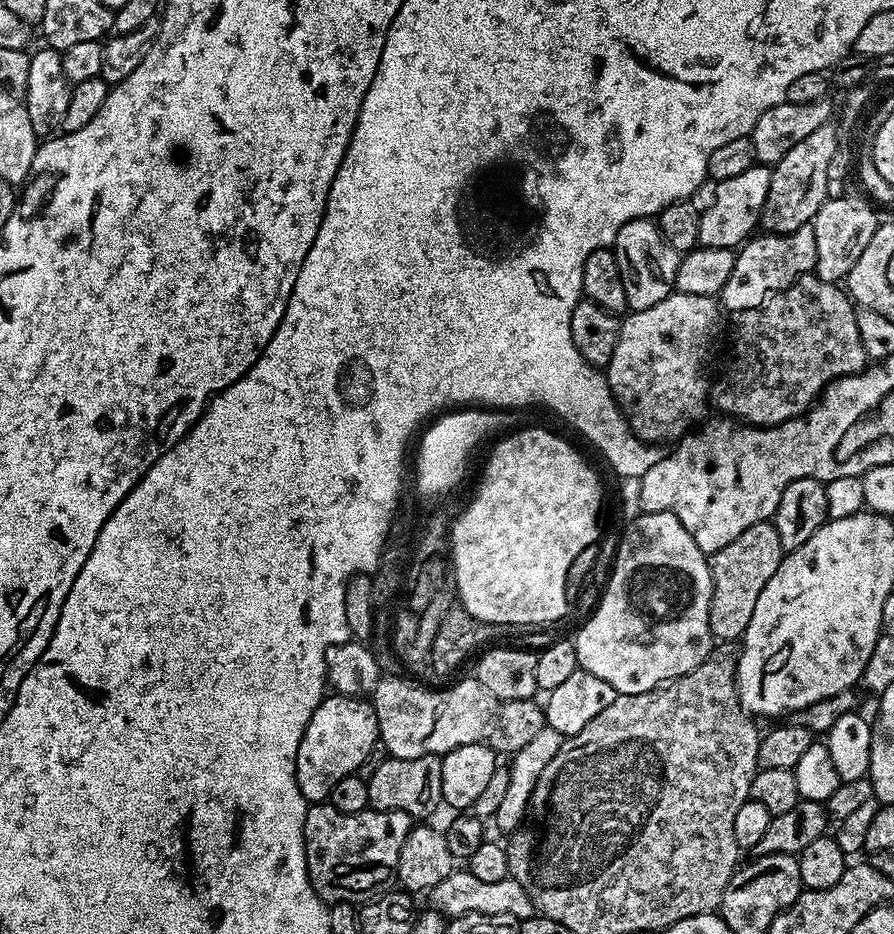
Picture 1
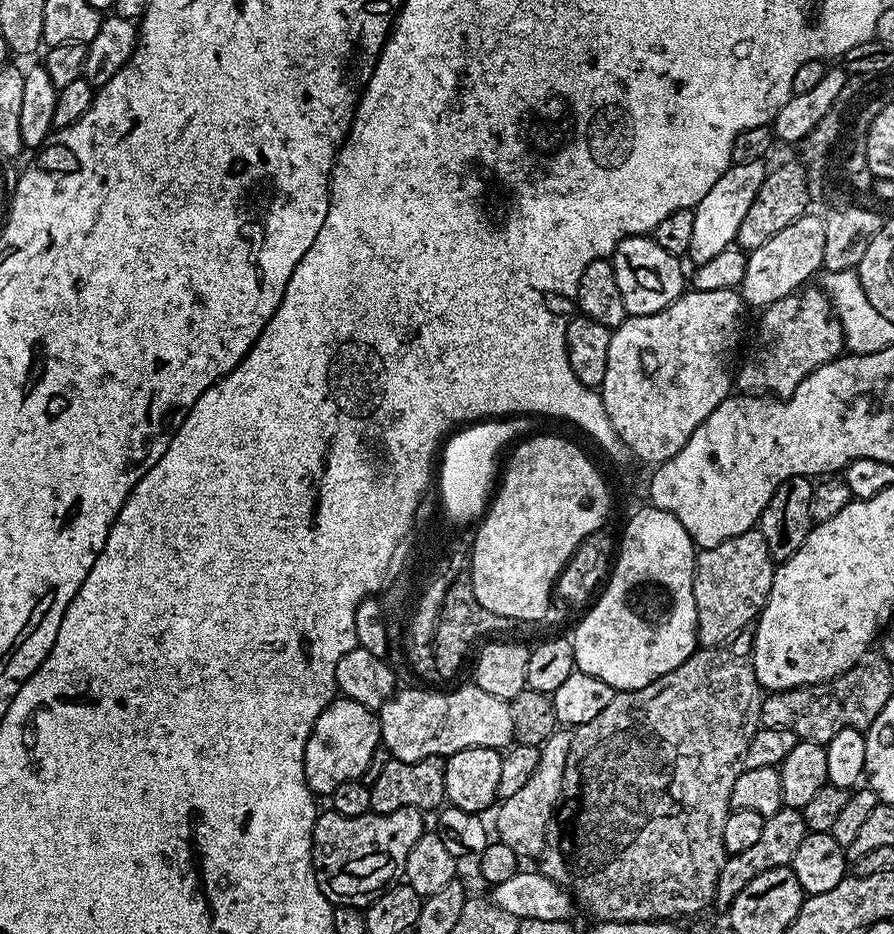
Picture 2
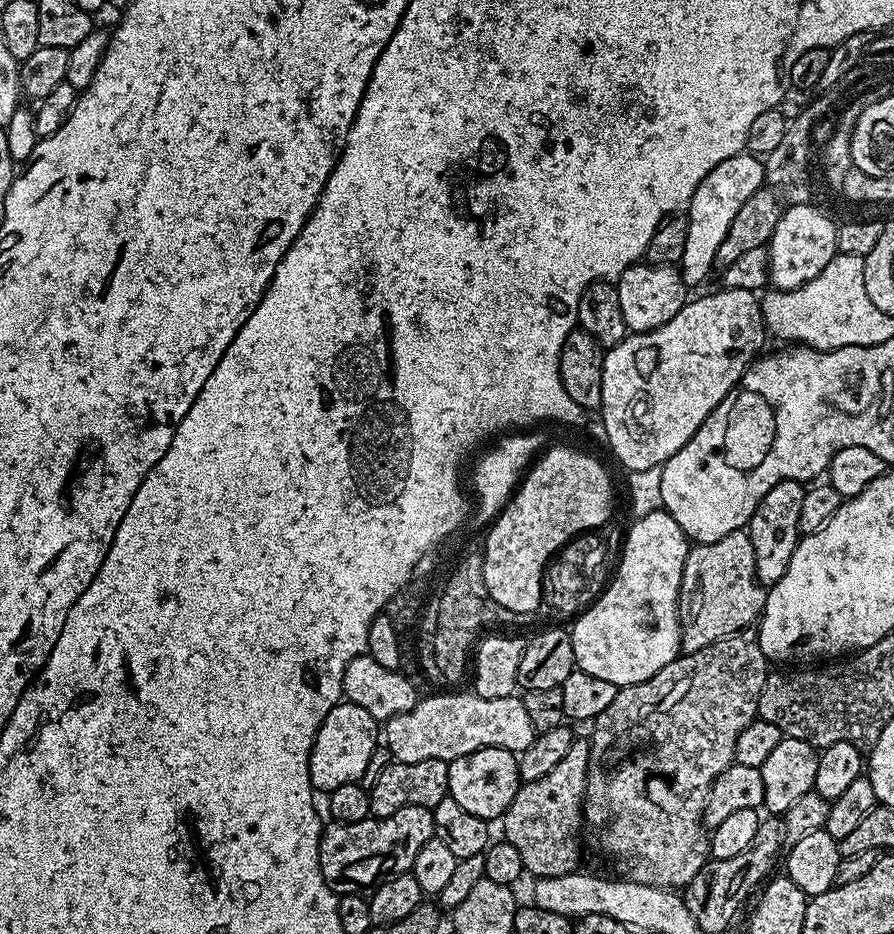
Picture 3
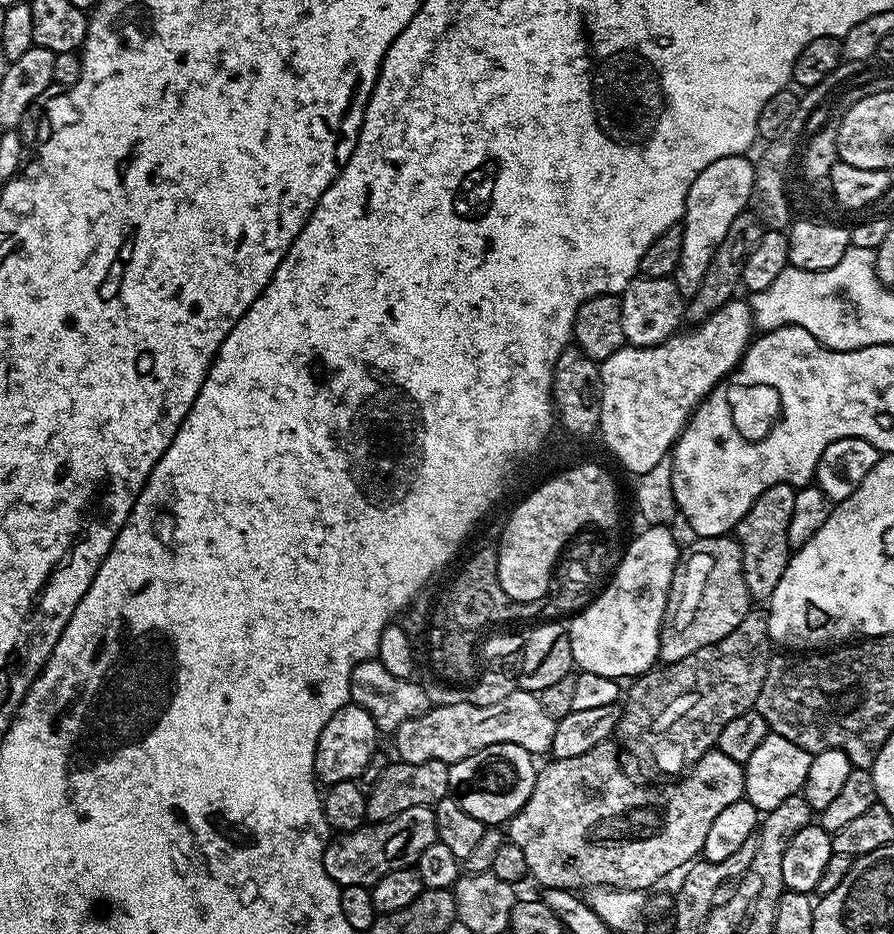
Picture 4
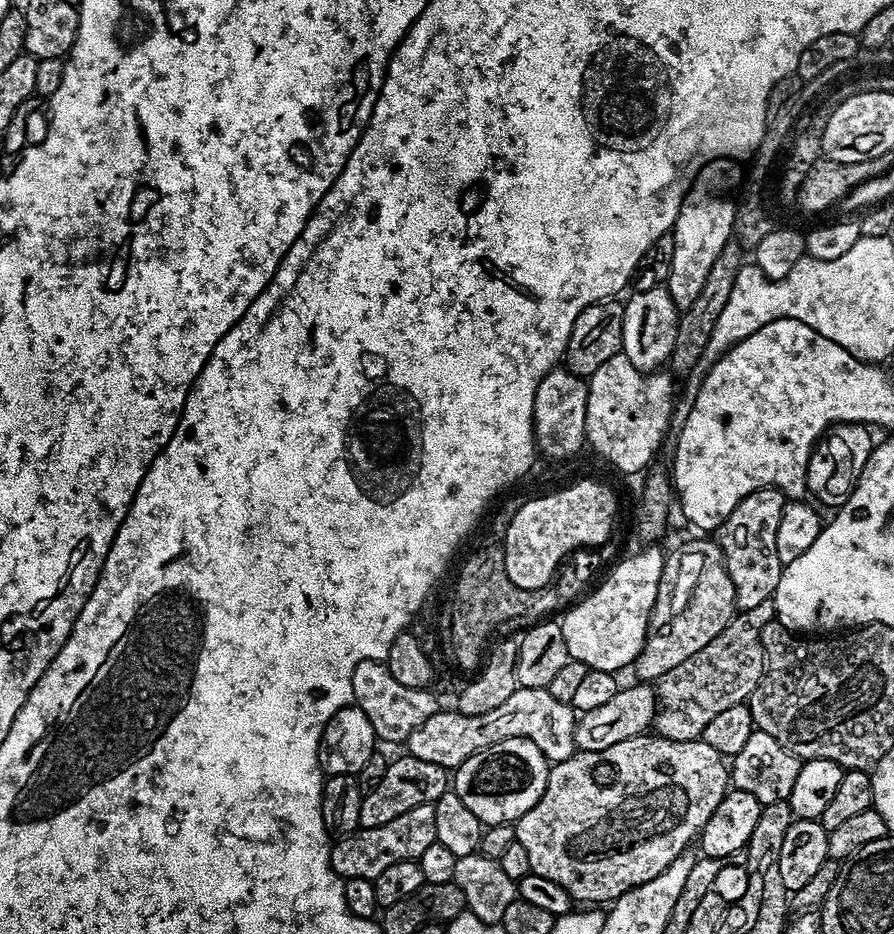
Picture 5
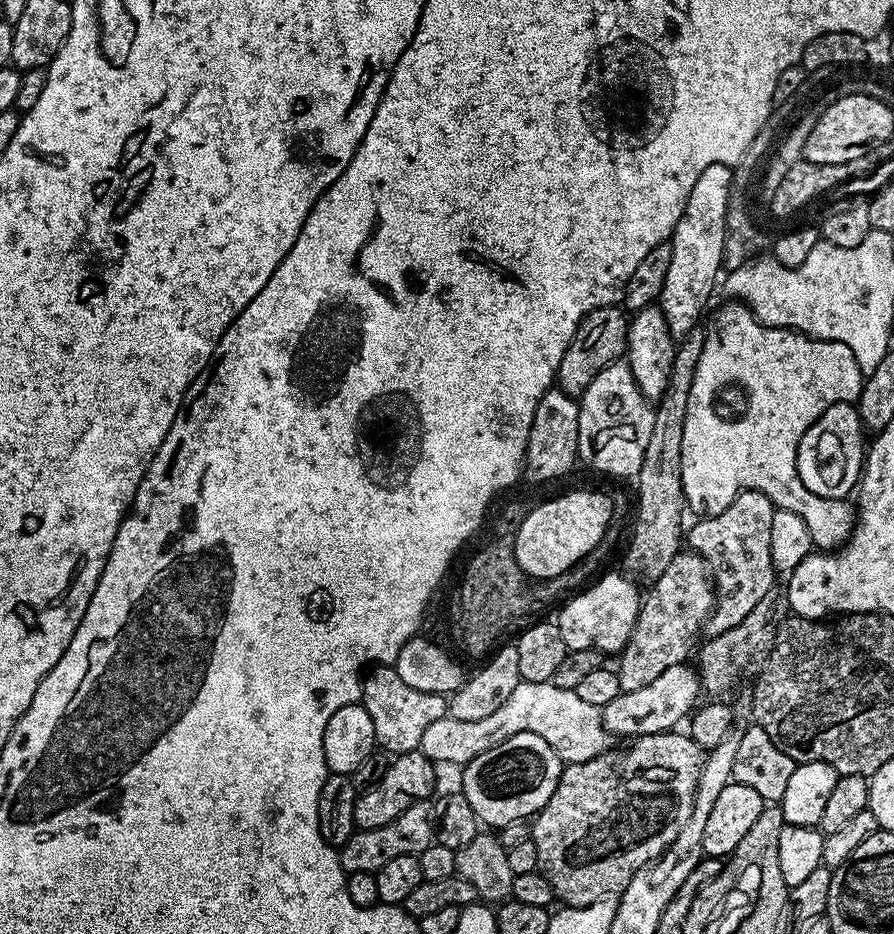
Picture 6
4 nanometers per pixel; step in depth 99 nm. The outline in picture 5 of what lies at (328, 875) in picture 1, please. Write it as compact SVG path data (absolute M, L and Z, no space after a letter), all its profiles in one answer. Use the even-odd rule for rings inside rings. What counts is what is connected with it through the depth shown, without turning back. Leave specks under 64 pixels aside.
M434 804L414 806L414 810L406 810L406 814L398 814L398 818L386 822L386 826L373 828L357 828L339 837L340 841L332 844L332 870L335 875L349 880L350 878L366 878L373 881L382 874L382 870L394 866L394 862L419 860L430 845L436 843L434 830Z

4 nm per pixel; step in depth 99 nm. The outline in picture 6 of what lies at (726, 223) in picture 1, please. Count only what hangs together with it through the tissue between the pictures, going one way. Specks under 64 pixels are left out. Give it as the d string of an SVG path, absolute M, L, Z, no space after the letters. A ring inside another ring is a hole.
M729 165L706 166L702 174L698 174L698 182L694 182L694 190L690 190L686 210L672 231L670 270L666 270L666 286L662 286L658 307L664 311L666 326L674 338L684 336L701 323L700 315L712 291L715 288L717 291L716 275L722 272L724 234L729 229L726 216L731 178L732 168Z

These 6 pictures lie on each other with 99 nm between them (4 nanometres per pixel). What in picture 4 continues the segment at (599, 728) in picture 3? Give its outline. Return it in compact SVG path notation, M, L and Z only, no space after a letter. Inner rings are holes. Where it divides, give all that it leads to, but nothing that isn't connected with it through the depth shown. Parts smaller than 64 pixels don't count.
M752 610L737 628L726 634L726 638L710 646L702 646L702 650L690 654L690 658L682 658L682 662L657 666L635 677L631 681L632 689L629 692L627 689L620 714L618 737L622 748L624 743L623 751L653 760L664 772L680 774L691 768L697 760L716 748L726 722L738 718L738 714L749 711L755 705L768 673L768 661L773 648L772 640L768 637L767 615L760 613L759 616L756 610Z

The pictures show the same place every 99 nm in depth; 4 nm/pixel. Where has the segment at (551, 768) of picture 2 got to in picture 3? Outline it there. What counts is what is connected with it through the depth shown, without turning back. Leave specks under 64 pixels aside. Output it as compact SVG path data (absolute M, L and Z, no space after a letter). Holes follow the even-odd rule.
M573 739L569 744L562 762L558 762L542 778L529 784L521 783L520 789L514 794L514 802L504 811L502 825L504 824L503 839L510 842L522 854L525 873L533 877L561 876L567 872L577 871L580 864L580 840L576 835L582 829L582 809L584 807L584 787L588 781L588 745L587 739Z

